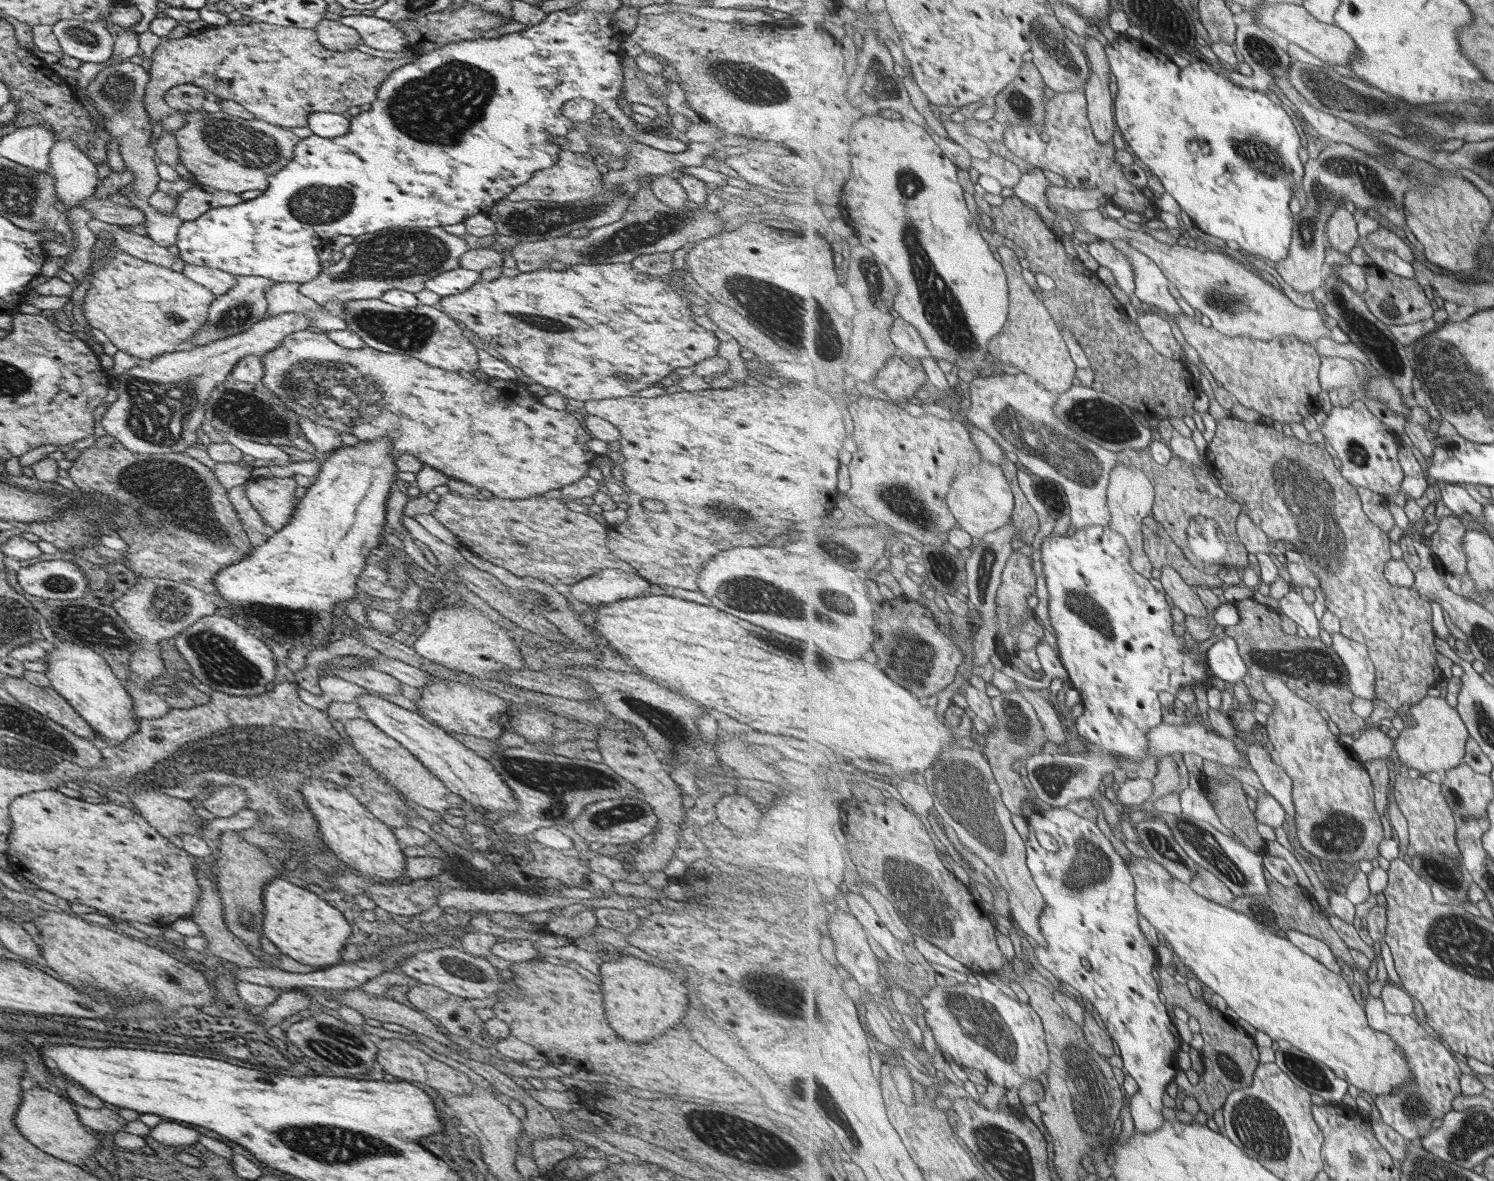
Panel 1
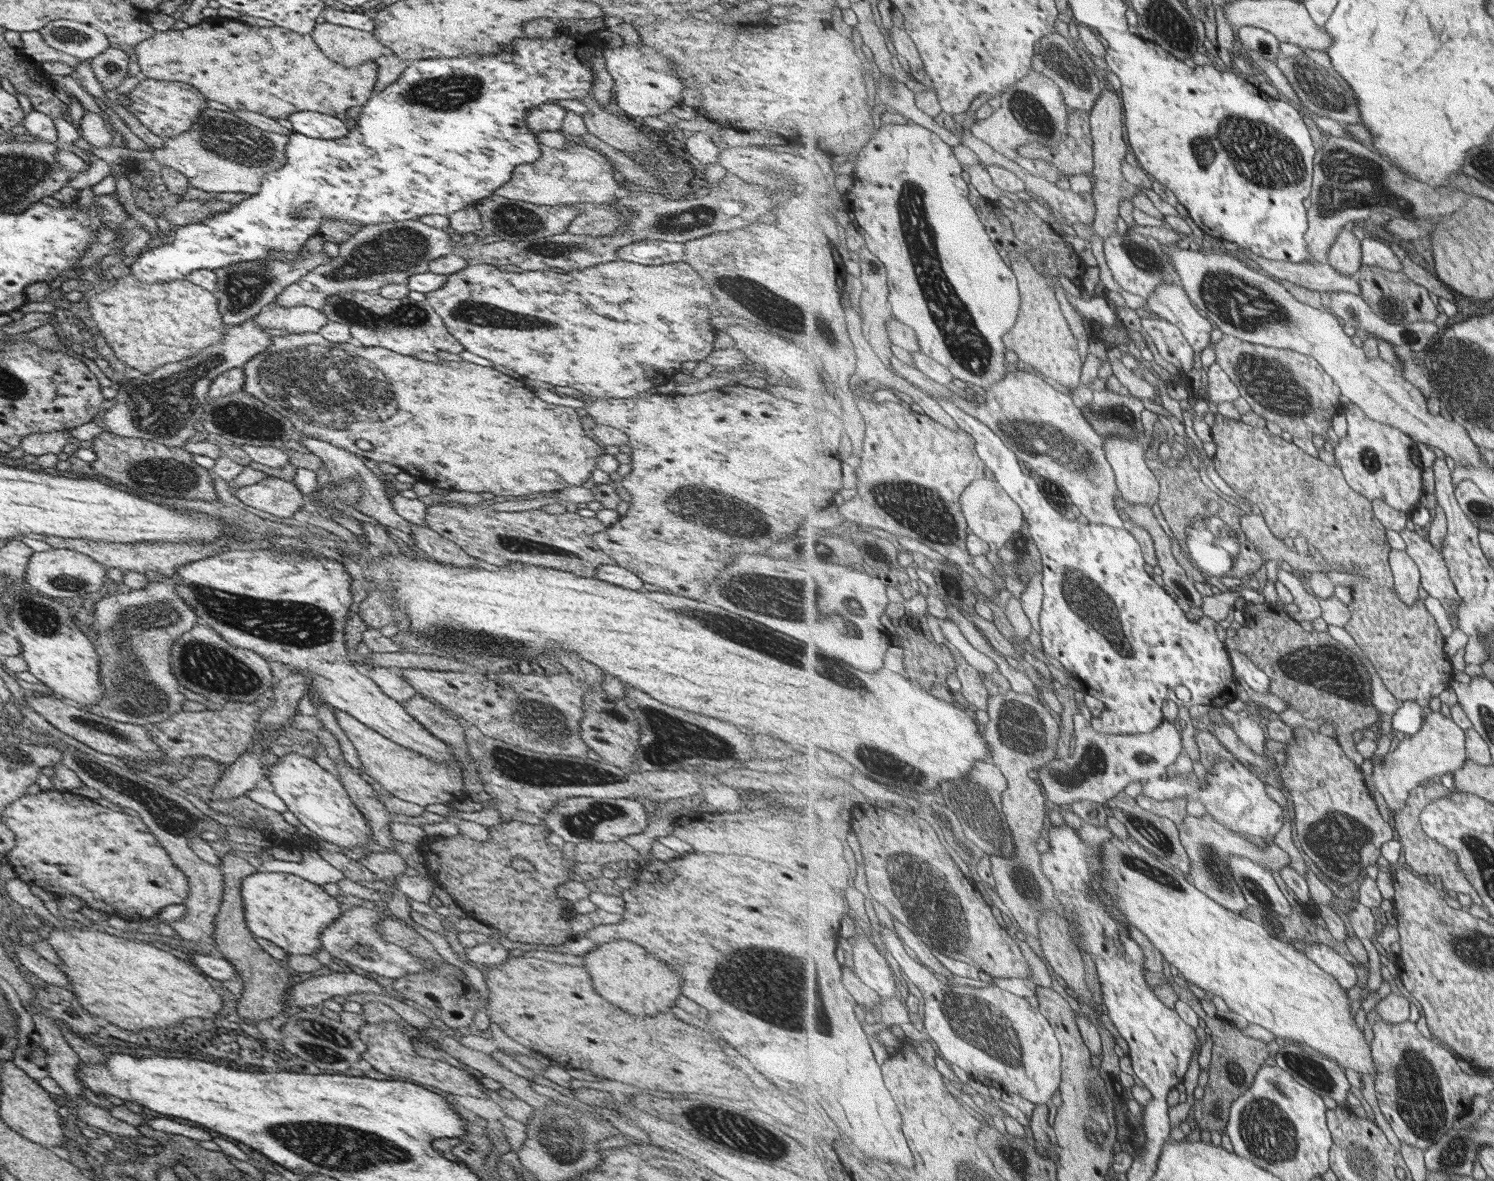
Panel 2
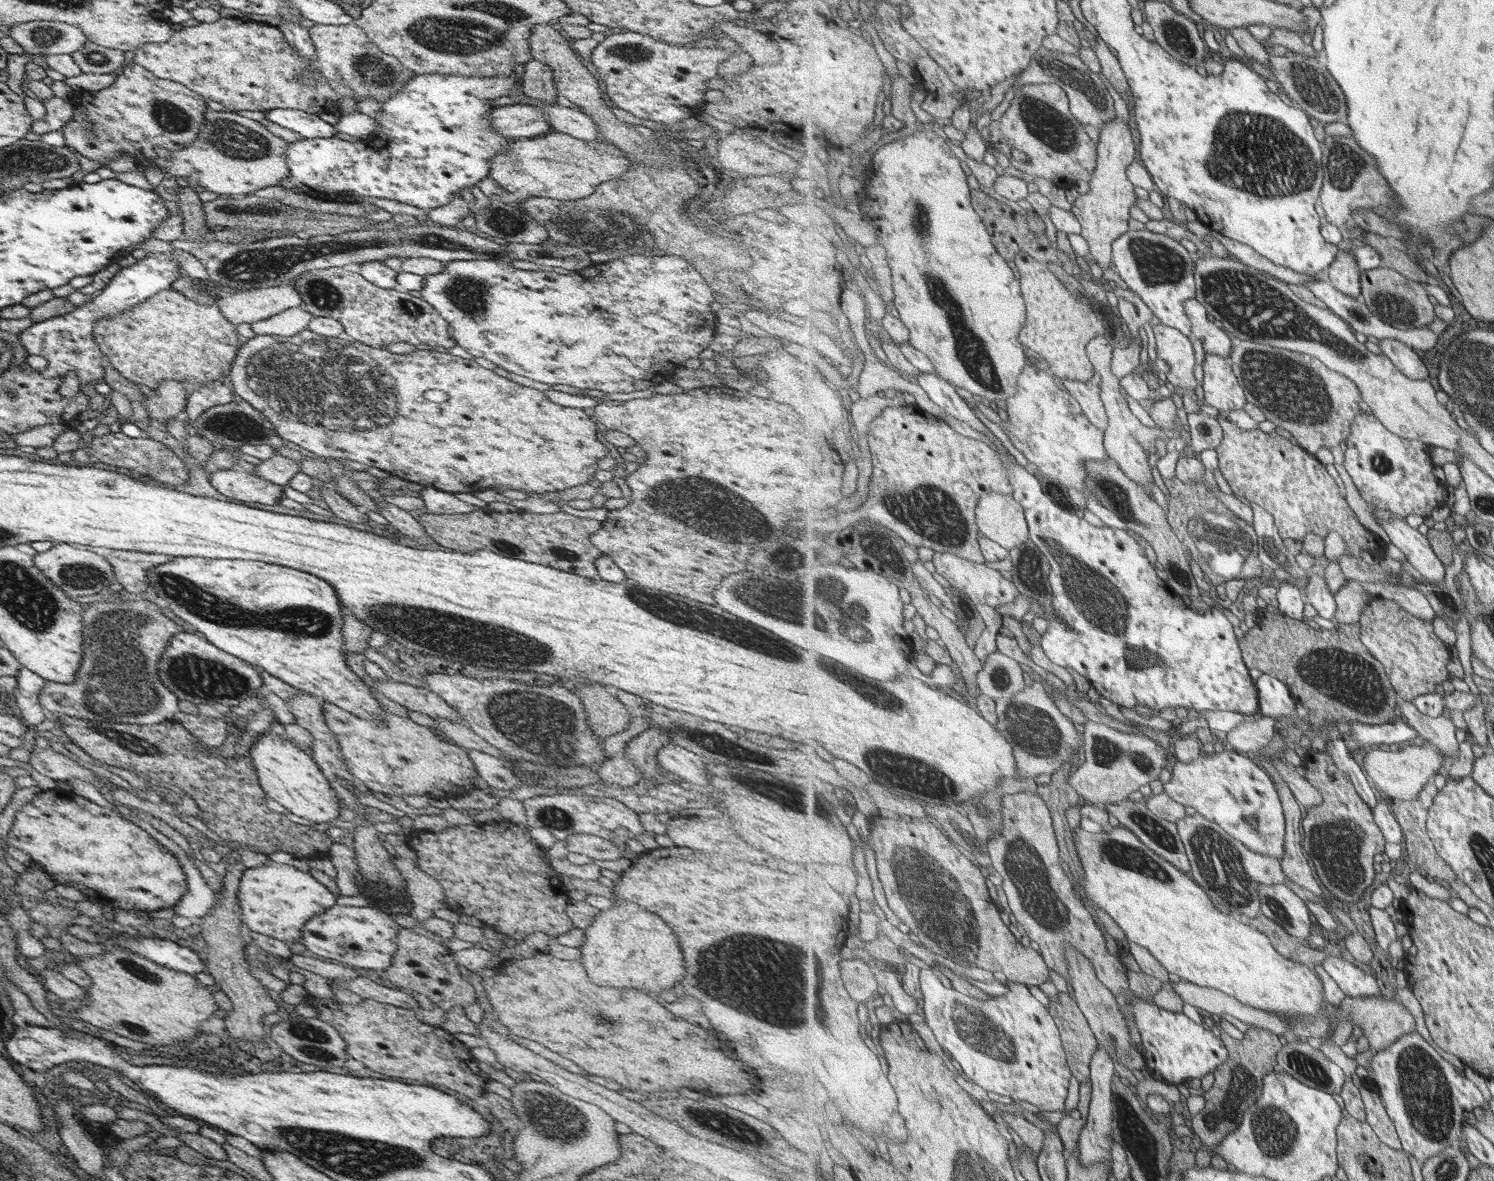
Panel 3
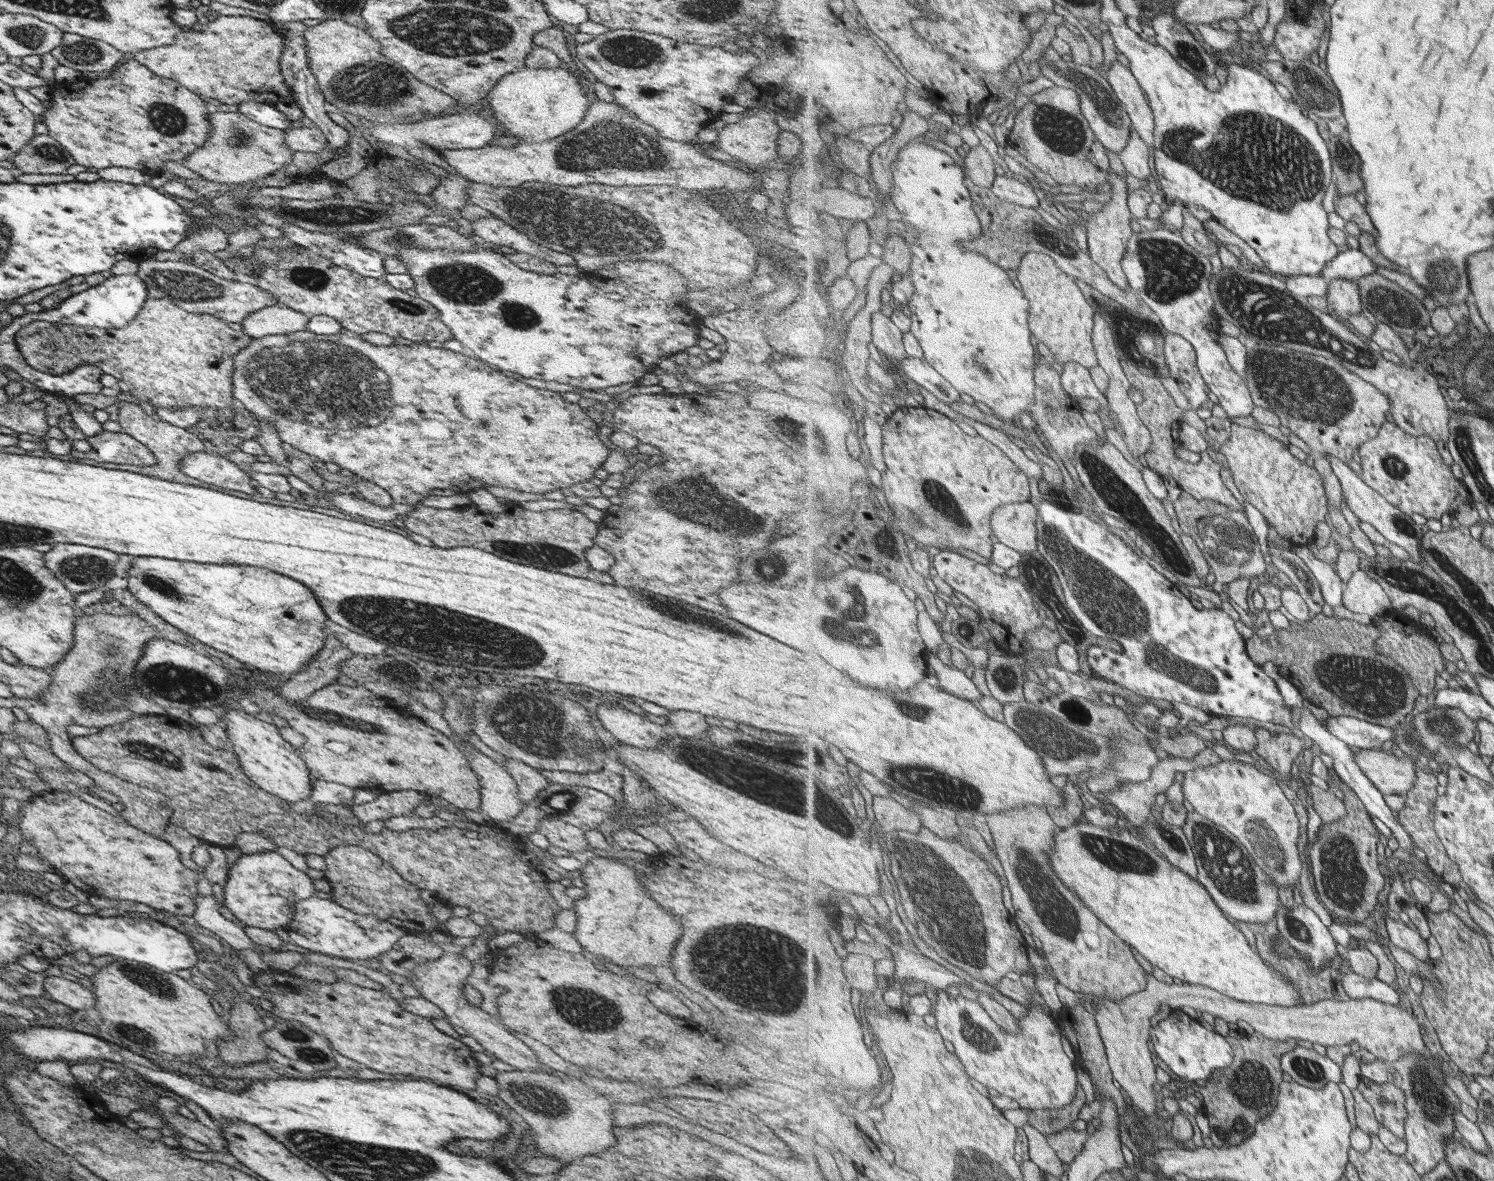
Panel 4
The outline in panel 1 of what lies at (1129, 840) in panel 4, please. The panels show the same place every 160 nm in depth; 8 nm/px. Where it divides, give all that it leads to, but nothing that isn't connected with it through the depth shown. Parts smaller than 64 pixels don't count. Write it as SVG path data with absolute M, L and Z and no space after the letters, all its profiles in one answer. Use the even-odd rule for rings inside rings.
M1132 856L1131 864L1128 864L1129 870L1133 874L1133 879L1136 882L1136 897L1137 897L1137 909L1140 914L1145 917L1148 922L1164 936L1172 947L1172 951L1178 956L1178 958L1196 975L1197 979L1201 981L1204 986L1219 994L1223 999L1228 1002L1228 1006L1243 1020L1250 1023L1255 1029L1265 1031L1272 1040L1287 1040L1291 1045L1303 1050L1307 1054L1310 1054L1315 1060L1324 1062L1329 1068L1335 1071L1343 1080L1346 1080L1349 1084L1354 1085L1357 1089L1365 1090L1372 1096L1393 1094L1401 1087L1410 1083L1411 1077L1414 1075L1410 1071L1408 1060L1404 1050L1391 1038L1391 1035L1385 1034L1380 1030L1373 1030L1367 1022L1367 1014L1365 1014L1365 1008L1361 1006L1361 1003L1357 1002L1357 998L1353 996L1353 990L1349 986L1349 982L1345 978L1341 978L1341 975L1333 972L1329 967L1325 966L1322 962L1313 958L1313 955L1307 954L1304 950L1301 950L1296 944L1293 944L1287 936L1282 938L1274 933L1271 928L1265 927L1257 919L1249 918L1241 912L1235 912L1228 906L1212 902L1204 896L1201 896L1190 883L1179 881L1179 878L1171 875L1171 872L1156 862L1156 860L1139 858L1139 856Z

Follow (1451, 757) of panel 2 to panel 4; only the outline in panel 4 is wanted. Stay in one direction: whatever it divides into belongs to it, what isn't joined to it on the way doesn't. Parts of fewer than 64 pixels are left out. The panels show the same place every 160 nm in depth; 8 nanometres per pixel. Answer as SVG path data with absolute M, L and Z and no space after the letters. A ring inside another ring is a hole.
M1359 748L1354 757L1361 770L1384 795L1406 796L1417 780L1417 764L1423 763L1413 761L1396 750L1384 752L1380 748Z

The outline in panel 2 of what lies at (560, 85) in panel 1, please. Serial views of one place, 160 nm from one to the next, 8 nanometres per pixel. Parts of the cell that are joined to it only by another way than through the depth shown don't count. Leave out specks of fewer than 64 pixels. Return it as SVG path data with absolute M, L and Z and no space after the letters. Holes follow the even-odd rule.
M555 21L556 36L553 38L514 38L512 40L513 53L498 52L497 54L472 54L471 56L456 56L455 58L424 58L423 60L408 63L397 79L387 84L383 90L373 93L362 104L361 112L357 118L356 125L348 130L343 138L321 139L309 138L299 133L291 133L286 138L286 145L283 147L285 163L276 171L269 171L269 174L262 175L260 189L257 194L233 205L229 210L216 212L201 222L178 226L174 231L174 238L159 244L158 247L143 250L130 265L129 273L141 282L153 284L164 280L181 280L192 270L207 269L215 270L233 263L243 261L266 261L273 251L292 255L301 251L301 246L308 236L318 234L319 222L325 218L337 218L351 224L361 222L365 225L374 225L384 222L399 222L407 219L415 219L424 214L441 214L447 216L463 207L475 206L478 200L487 198L499 185L502 185L519 164L531 164L538 157L538 143L532 136L530 130L524 123L526 112L534 106L539 106L547 100L559 99L582 99L585 95L591 94L593 75L589 68L588 50L599 49L600 45L595 35L583 35L571 30L570 27L562 28L562 24Z

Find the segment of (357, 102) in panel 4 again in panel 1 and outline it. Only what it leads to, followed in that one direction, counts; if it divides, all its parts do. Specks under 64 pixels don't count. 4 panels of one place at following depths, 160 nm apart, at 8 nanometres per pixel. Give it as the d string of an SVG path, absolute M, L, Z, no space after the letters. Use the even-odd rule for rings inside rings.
M321 20L313 29L316 39L327 50L345 52L353 50L355 44L360 42L359 33L337 20Z

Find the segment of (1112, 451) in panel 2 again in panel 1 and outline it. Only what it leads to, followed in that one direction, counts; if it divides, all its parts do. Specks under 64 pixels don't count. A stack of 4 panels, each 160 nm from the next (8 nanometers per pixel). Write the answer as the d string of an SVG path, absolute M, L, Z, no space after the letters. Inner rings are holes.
M1118 463L1114 466L1110 474L1110 484L1108 485L1107 508L1110 512L1111 522L1109 526L1128 540L1132 548L1132 564L1145 578L1153 578L1153 566L1149 562L1147 552L1143 548L1143 532L1141 532L1141 522L1147 518L1153 510L1155 502L1155 488L1147 474L1135 466Z

